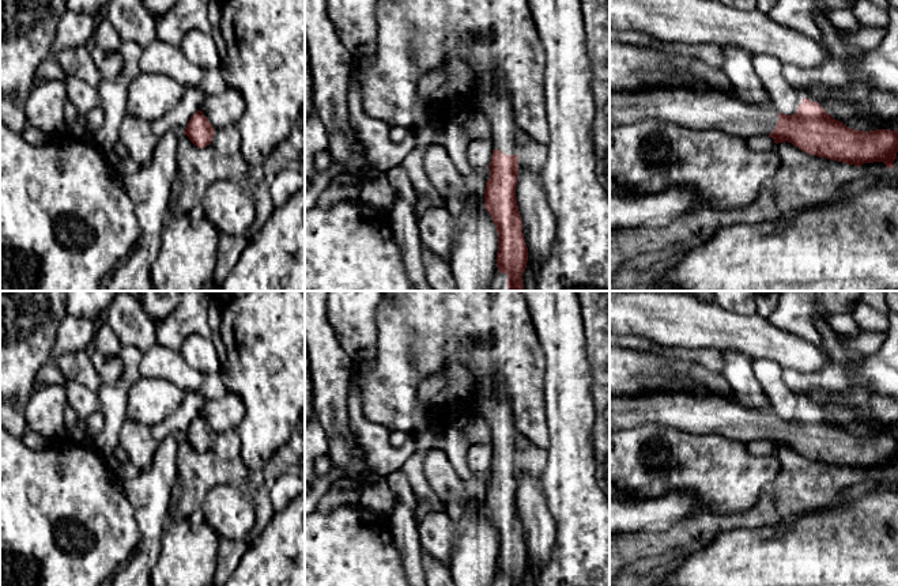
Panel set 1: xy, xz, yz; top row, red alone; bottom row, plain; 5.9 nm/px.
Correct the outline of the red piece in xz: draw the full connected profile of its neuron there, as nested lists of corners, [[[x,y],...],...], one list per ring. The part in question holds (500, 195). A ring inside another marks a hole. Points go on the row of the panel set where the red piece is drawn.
[[[490,73],[484,76],[482,111],[493,132],[490,178],[483,197],[498,232],[497,266],[498,272],[508,275],[508,291],[524,291],[522,273],[528,262],[528,247],[516,197],[524,135],[506,97],[495,92],[495,77]]]

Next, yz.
[[[717,91],[610,92],[611,124],[630,124],[646,117],[690,129],[717,129],[746,140],[767,135],[776,144],[788,141],[810,155],[857,167],[883,162],[894,169],[898,152],[898,132],[852,129],[807,98],[801,99],[795,114],[786,116],[776,107],[754,107]]]

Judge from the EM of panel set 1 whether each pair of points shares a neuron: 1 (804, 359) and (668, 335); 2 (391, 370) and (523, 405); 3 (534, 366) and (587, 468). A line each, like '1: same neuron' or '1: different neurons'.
1: same neuron
2: same neuron
3: different neurons

